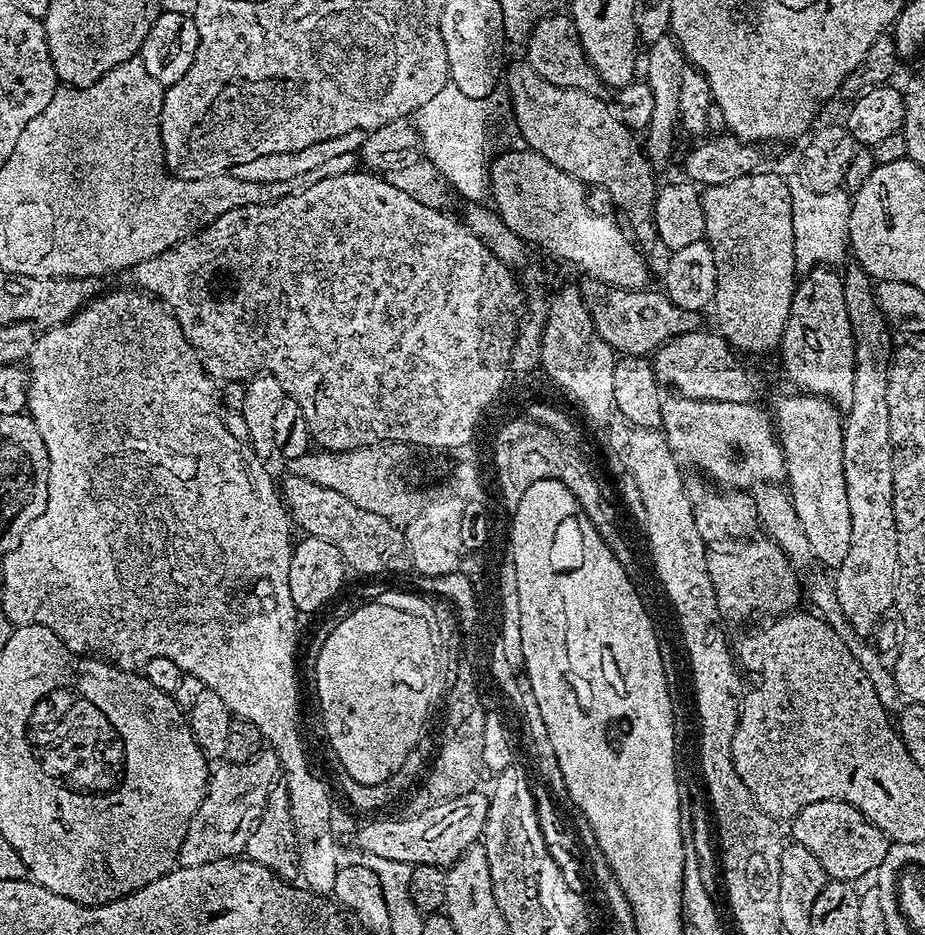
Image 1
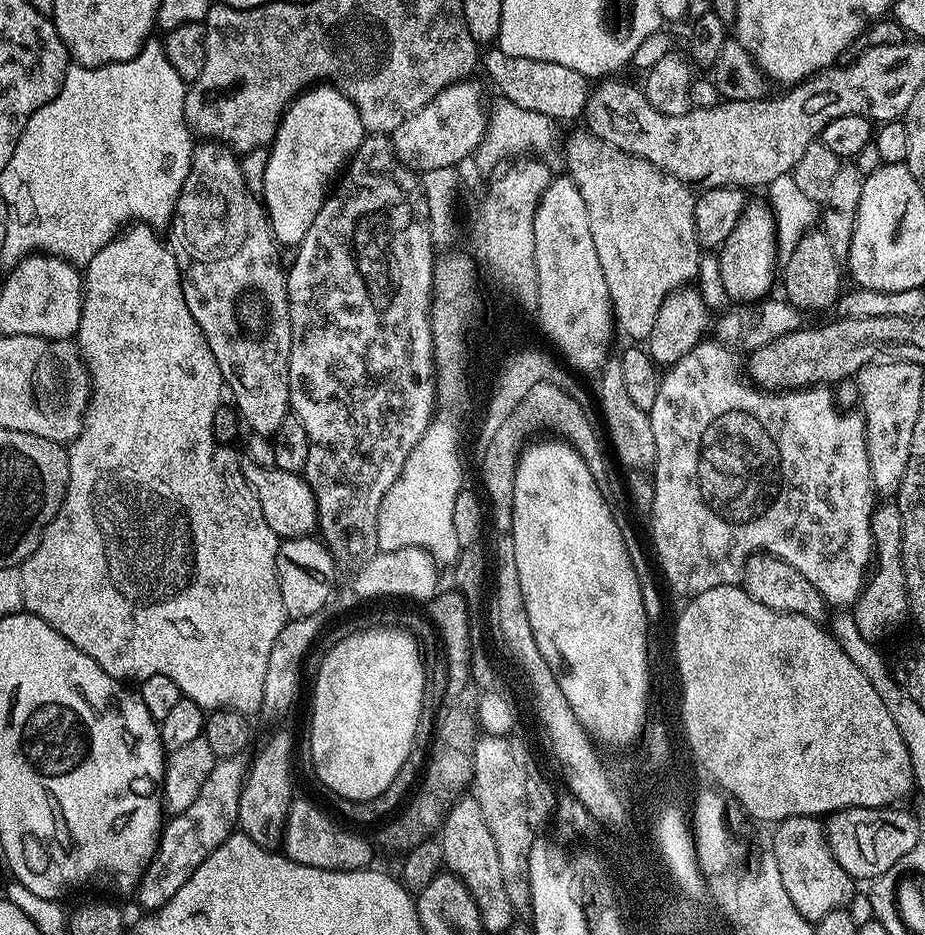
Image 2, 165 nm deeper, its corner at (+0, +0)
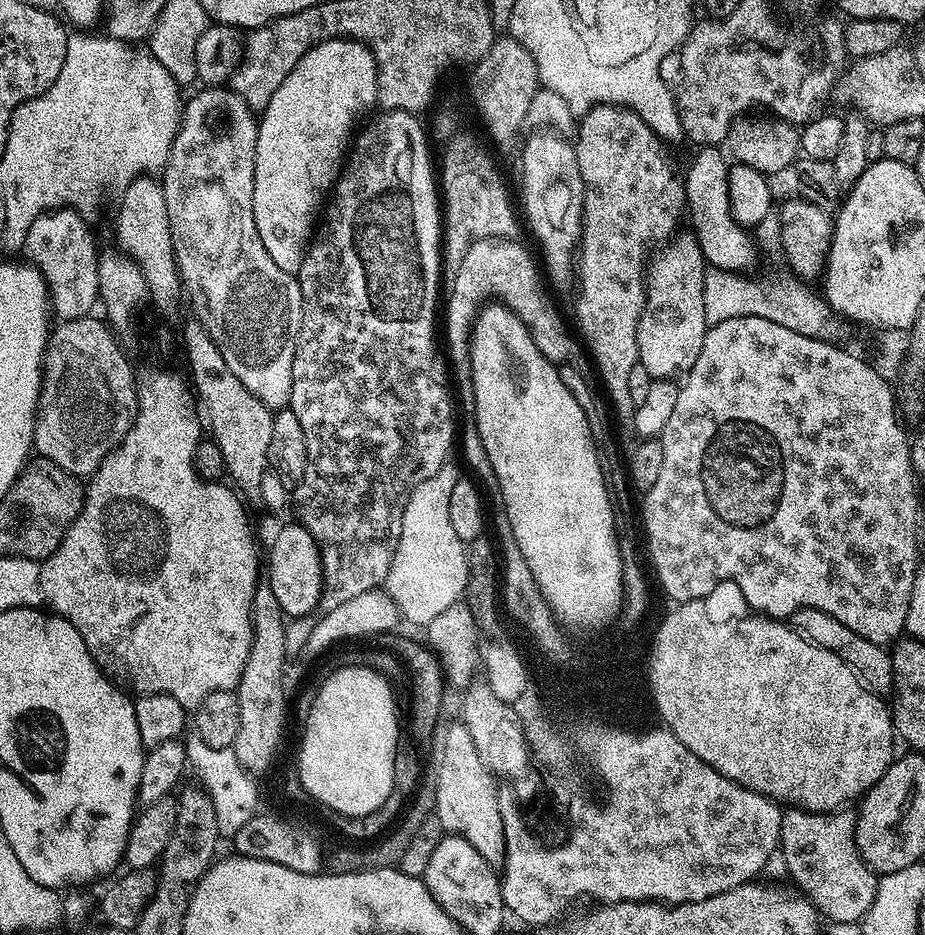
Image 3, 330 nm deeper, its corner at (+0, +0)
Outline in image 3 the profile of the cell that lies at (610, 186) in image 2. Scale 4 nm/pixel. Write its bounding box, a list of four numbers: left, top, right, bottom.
[638,235,710,380]

